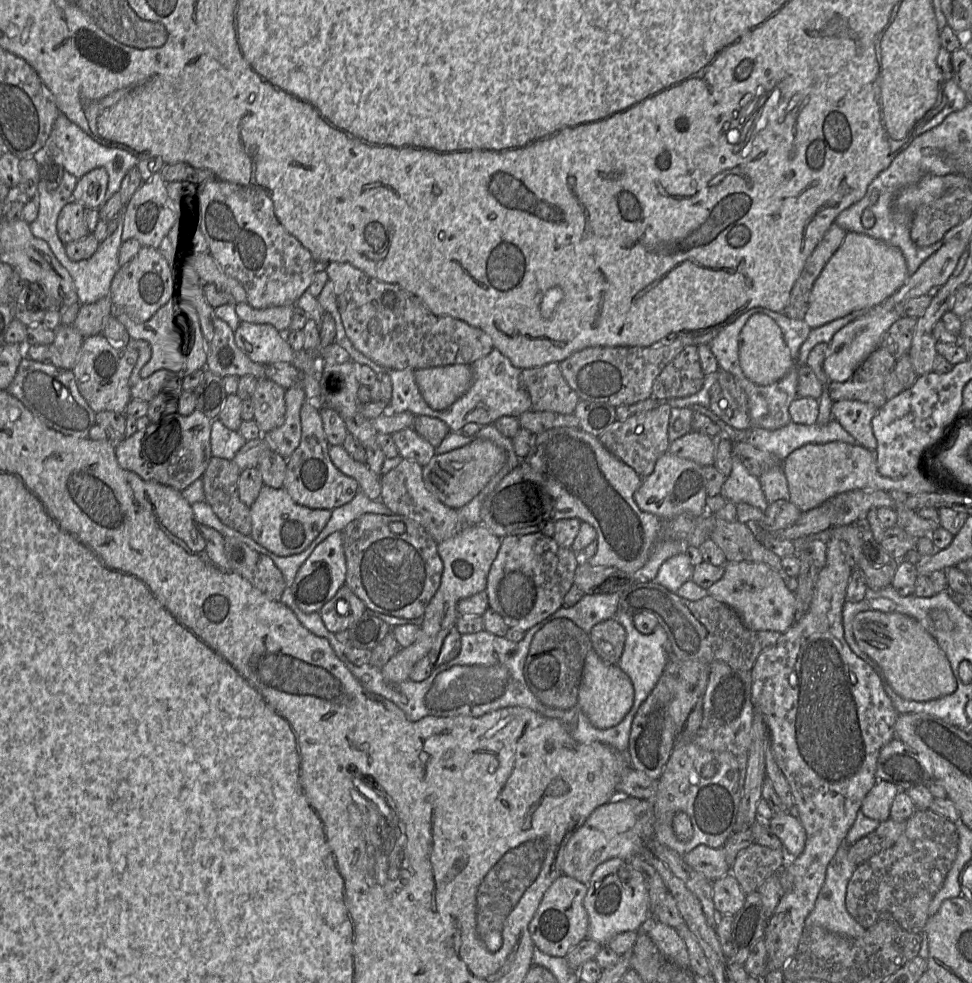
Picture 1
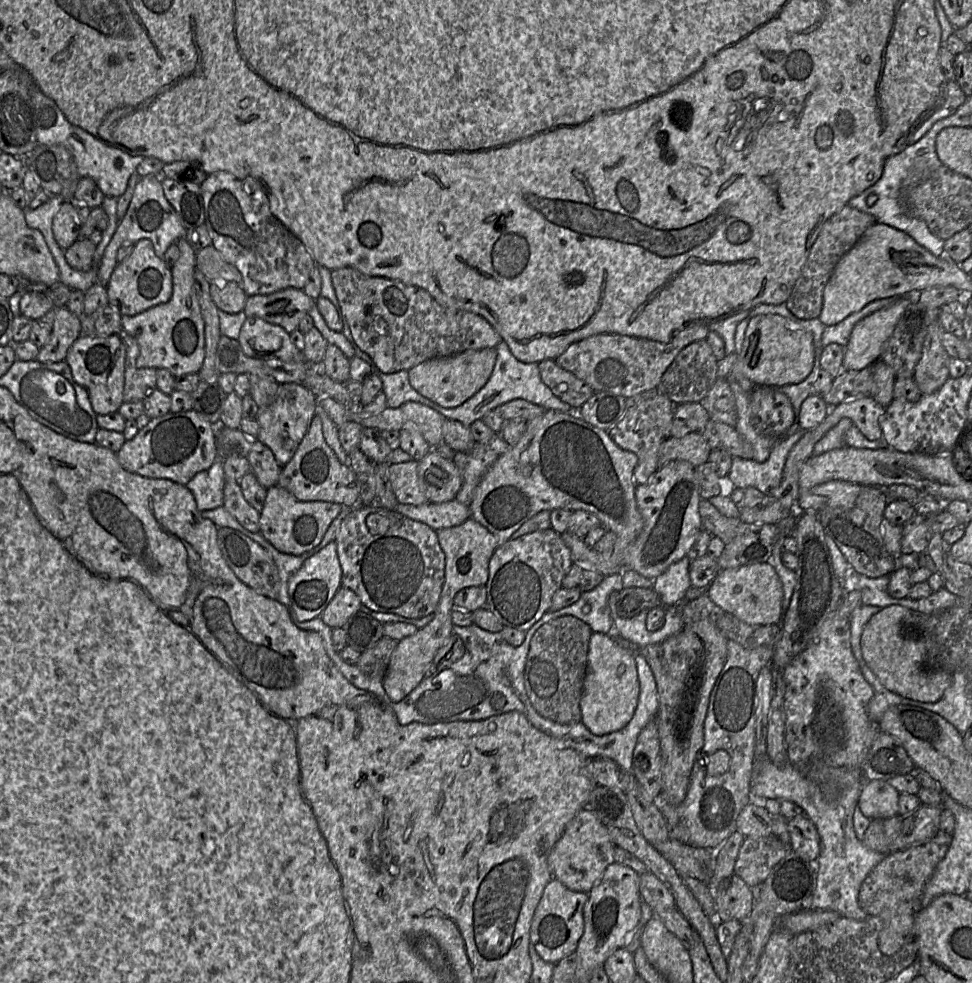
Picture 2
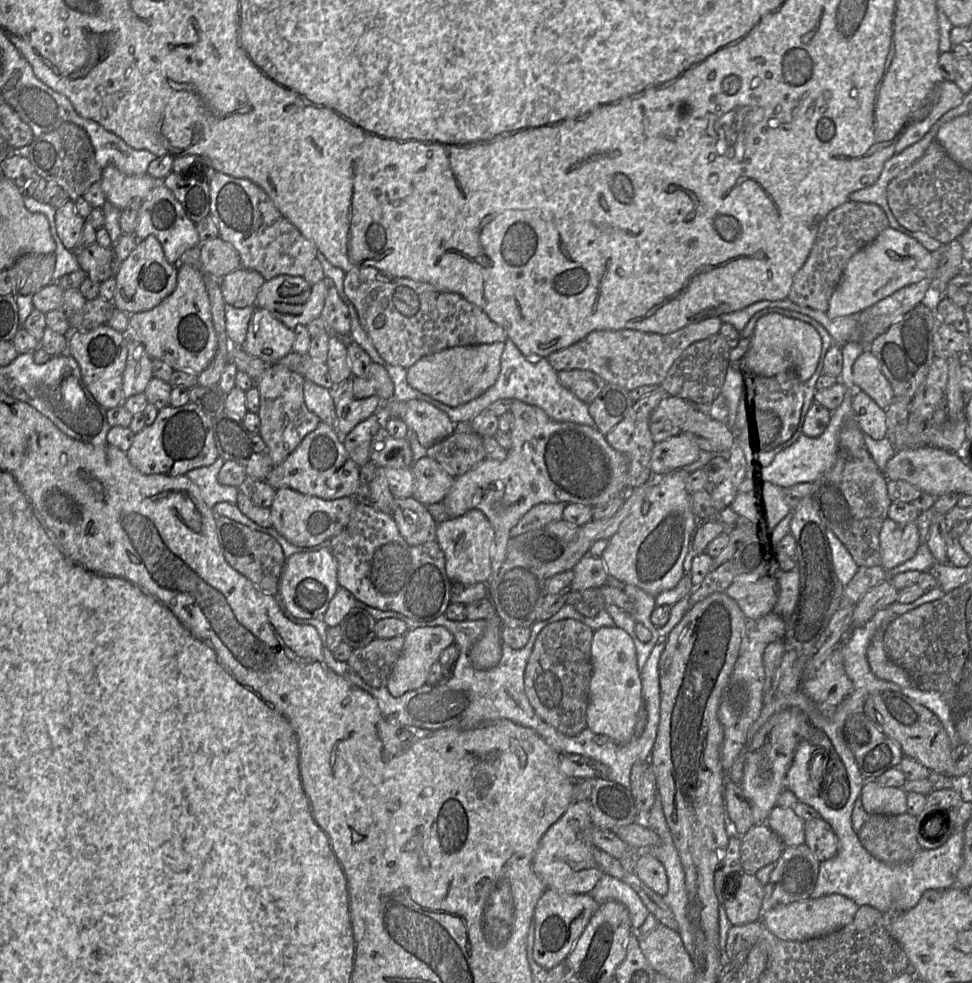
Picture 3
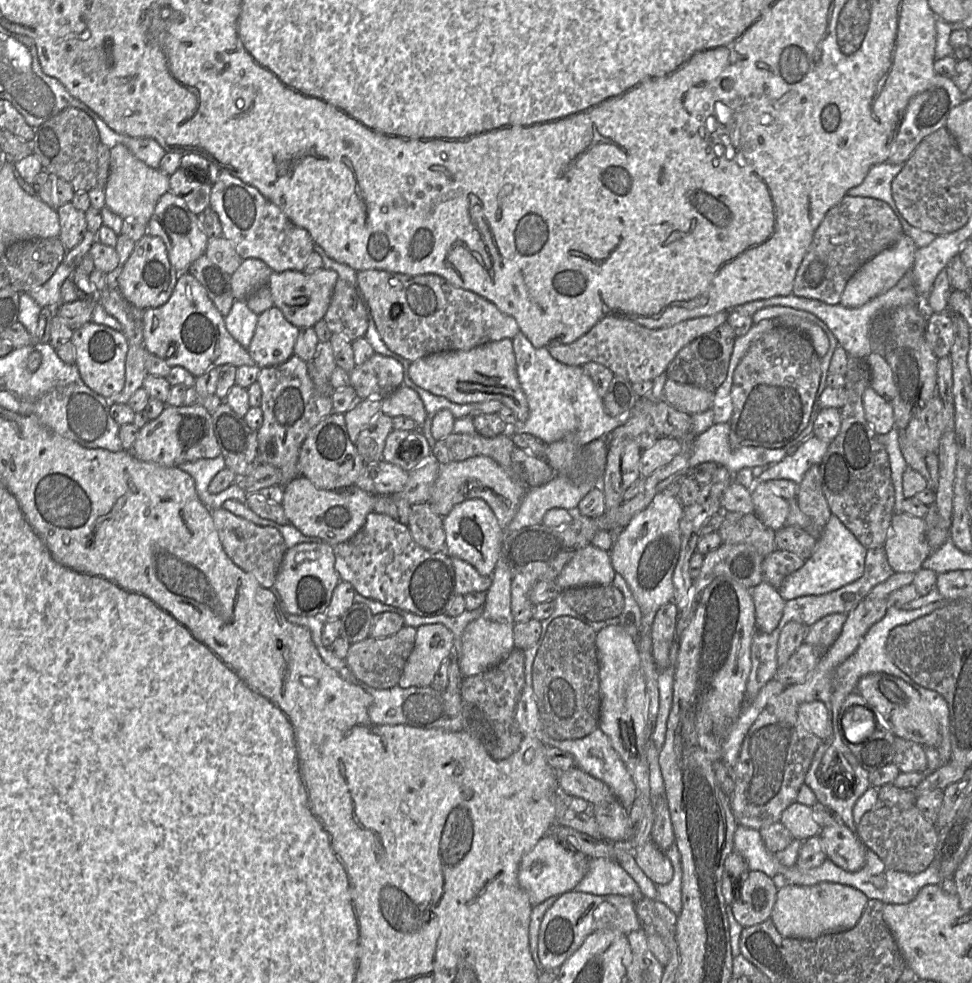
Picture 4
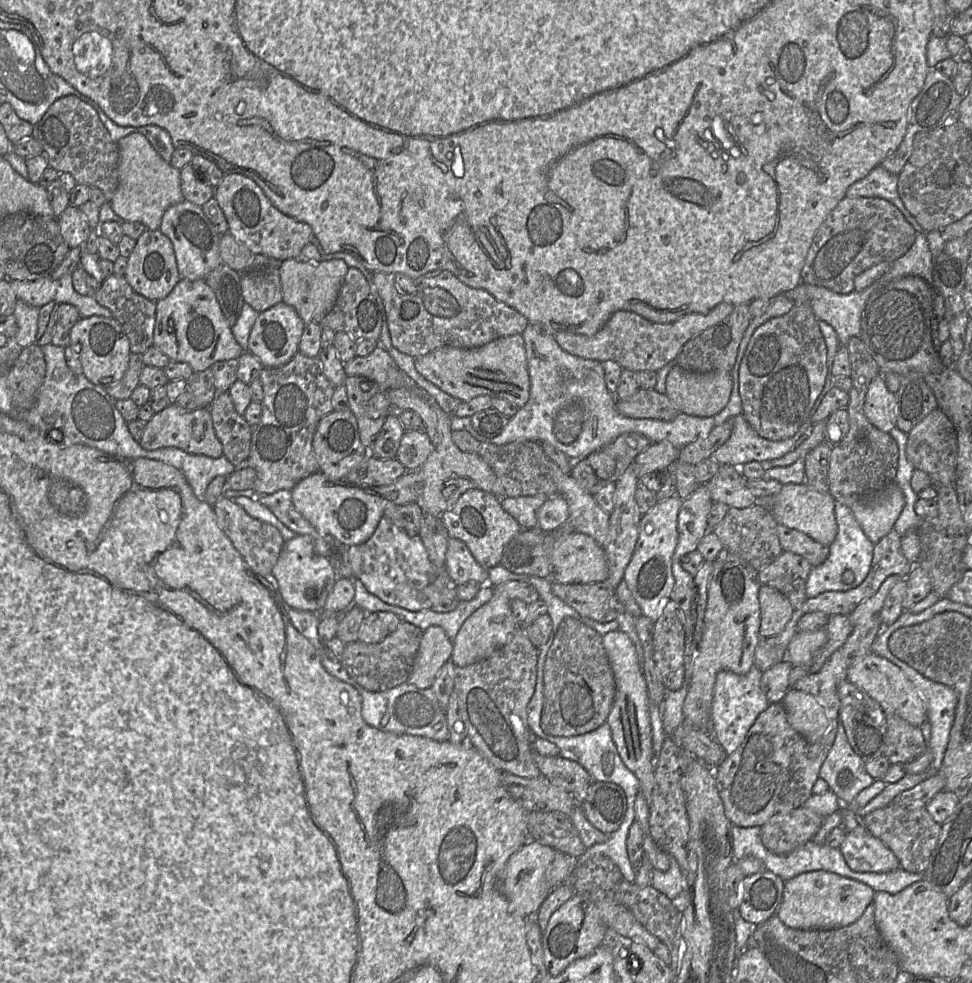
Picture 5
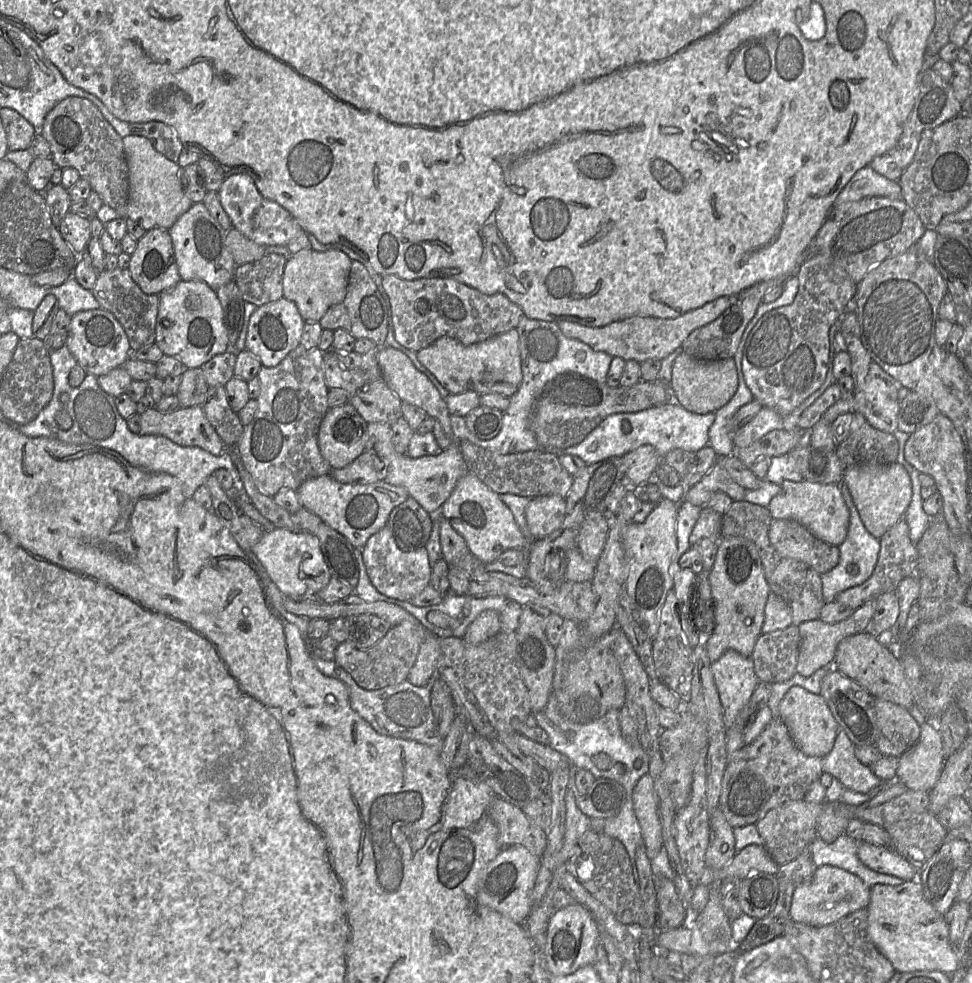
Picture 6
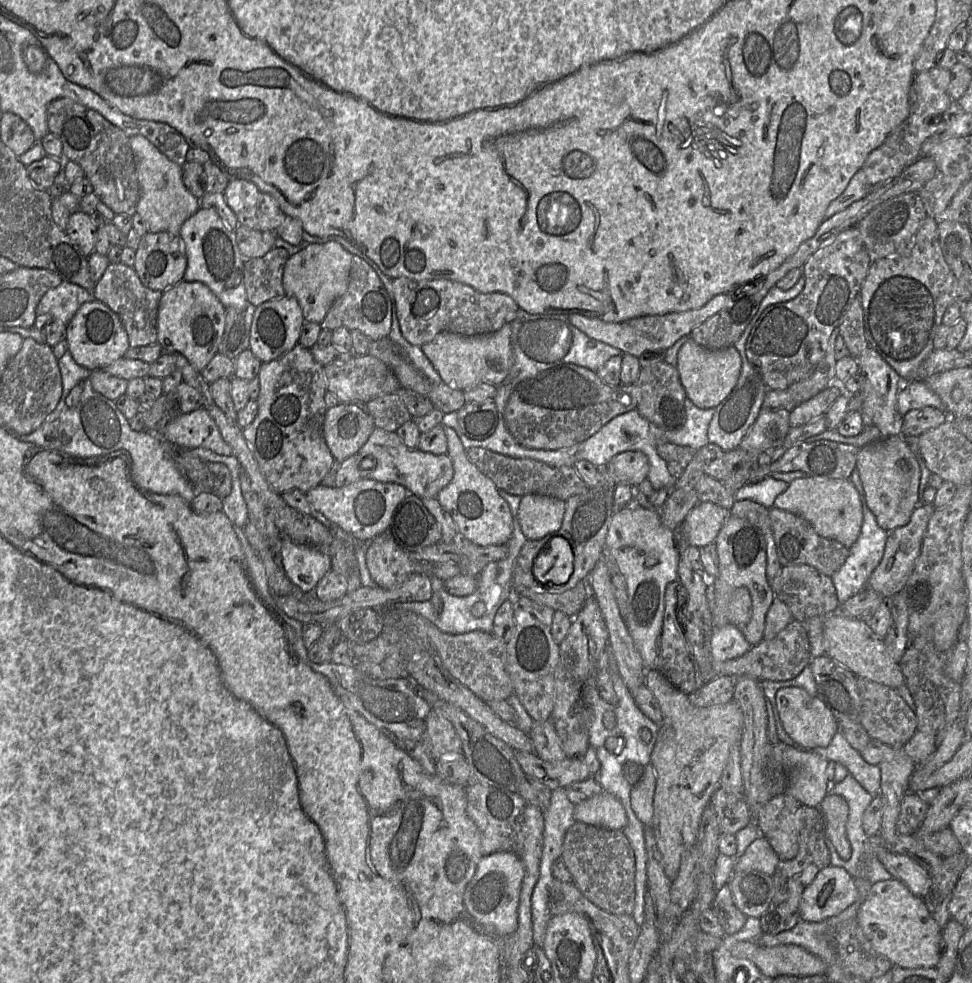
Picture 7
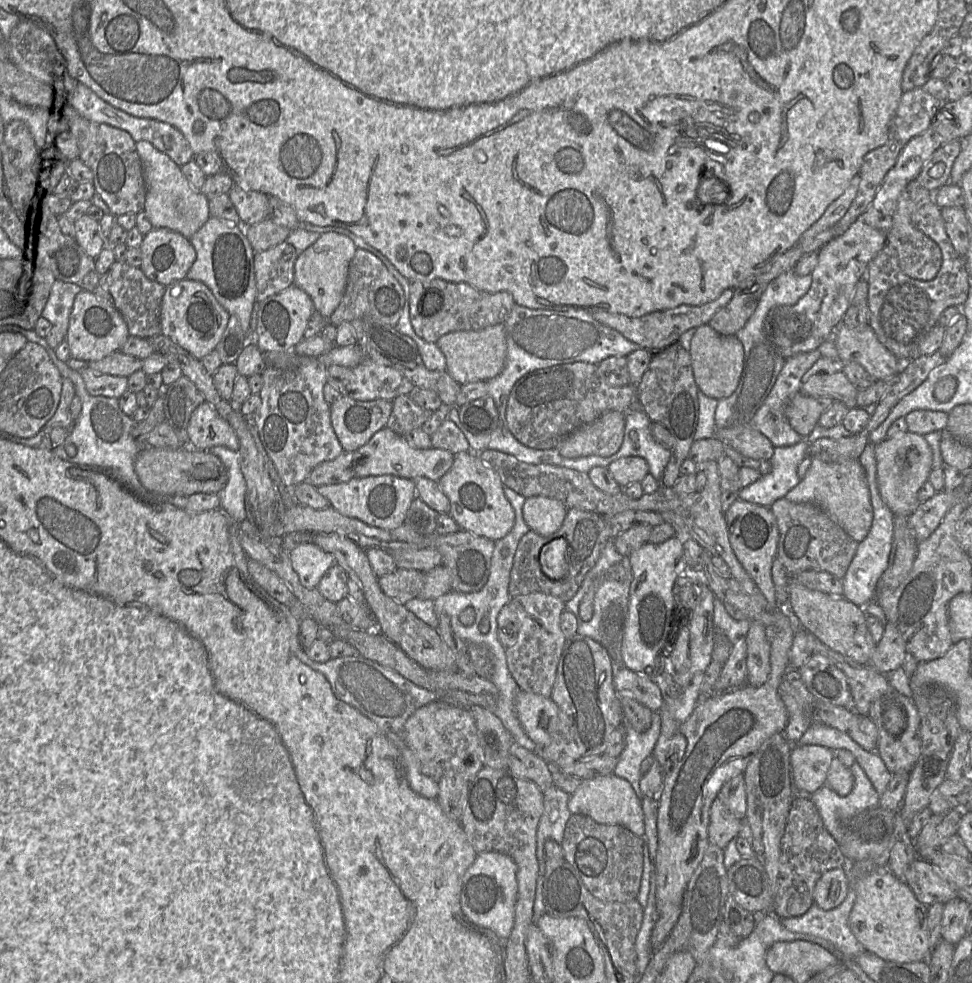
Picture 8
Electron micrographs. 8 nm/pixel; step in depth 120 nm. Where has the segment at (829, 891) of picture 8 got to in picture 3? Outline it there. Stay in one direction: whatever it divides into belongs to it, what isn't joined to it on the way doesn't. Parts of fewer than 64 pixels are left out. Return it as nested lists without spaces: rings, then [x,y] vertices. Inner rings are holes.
[[[830,894],[819,898],[808,898],[770,910],[763,921],[767,928],[783,940],[803,941],[825,936],[851,923],[860,907],[841,894]]]

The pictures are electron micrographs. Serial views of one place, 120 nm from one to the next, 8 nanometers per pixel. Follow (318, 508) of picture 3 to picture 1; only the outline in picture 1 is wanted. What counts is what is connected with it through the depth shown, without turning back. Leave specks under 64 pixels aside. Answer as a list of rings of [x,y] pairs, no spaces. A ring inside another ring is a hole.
[[[263,485],[250,506],[252,530],[250,536],[261,546],[278,556],[291,556],[306,550],[320,534],[331,517],[331,510],[311,509],[296,503],[282,488]]]

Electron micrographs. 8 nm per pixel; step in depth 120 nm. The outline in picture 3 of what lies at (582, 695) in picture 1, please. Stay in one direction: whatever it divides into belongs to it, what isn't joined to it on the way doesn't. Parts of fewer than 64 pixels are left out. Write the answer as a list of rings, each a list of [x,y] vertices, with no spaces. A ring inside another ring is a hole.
[[[617,626],[601,627],[594,632],[591,661],[592,677],[587,707],[587,727],[616,743],[627,743],[633,737],[642,705],[642,682],[632,637]]]

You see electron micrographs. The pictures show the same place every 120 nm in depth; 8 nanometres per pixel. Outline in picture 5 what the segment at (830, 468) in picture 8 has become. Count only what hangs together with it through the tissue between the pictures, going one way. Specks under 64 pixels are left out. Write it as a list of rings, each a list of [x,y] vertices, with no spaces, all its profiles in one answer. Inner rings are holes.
[[[783,484],[774,497],[771,513],[779,524],[799,530],[815,541],[829,546],[837,535],[838,526],[835,518],[835,499],[832,495],[821,493],[808,484]]]

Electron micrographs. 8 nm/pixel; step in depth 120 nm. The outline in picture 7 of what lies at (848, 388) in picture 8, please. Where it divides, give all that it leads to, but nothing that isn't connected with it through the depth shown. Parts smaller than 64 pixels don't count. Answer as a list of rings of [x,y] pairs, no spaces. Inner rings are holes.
[[[822,360],[808,378],[794,383],[785,390],[769,390],[765,396],[763,408],[792,411],[795,407],[830,387],[832,384],[828,382]]]

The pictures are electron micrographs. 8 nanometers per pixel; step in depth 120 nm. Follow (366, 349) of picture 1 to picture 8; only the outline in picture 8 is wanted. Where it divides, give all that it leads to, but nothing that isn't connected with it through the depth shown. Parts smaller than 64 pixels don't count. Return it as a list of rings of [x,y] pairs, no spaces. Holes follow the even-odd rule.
[[[443,279],[410,281],[410,320],[415,333],[426,342],[436,343],[443,335],[456,331],[481,330],[504,323],[515,302],[506,291],[489,293],[467,283],[453,283]]]

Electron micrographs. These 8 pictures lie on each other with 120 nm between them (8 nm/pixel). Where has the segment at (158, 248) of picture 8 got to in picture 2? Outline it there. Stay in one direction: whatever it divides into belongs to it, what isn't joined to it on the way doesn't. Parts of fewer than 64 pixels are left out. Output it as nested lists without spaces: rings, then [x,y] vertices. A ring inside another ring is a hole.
[[[141,239],[135,243],[132,253],[116,265],[106,289],[108,305],[122,316],[136,315],[170,299],[173,292],[171,268],[156,255],[151,240]]]

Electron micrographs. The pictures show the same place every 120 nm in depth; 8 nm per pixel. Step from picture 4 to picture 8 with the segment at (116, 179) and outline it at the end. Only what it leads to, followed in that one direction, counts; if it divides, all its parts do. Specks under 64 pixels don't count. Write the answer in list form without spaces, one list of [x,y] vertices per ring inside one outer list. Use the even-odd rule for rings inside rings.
[[[138,141],[136,148],[143,164],[147,188],[143,211],[154,228],[172,229],[189,240],[211,217],[209,199],[191,186],[179,165],[150,142]]]

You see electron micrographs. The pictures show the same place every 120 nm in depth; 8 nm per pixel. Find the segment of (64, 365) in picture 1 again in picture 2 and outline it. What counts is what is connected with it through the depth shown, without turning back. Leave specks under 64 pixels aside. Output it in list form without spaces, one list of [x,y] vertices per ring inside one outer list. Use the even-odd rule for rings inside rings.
[[[66,307],[58,308],[48,342],[40,348],[36,360],[40,362],[64,361],[67,353],[80,337],[81,316],[76,316]]]

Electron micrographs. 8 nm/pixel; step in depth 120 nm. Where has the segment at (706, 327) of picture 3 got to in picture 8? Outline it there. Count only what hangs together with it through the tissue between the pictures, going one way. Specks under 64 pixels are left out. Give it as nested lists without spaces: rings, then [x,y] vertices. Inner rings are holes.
[[[726,289],[717,299],[701,306],[680,305],[673,309],[655,311],[641,317],[613,314],[604,310],[589,311],[589,313],[597,321],[617,330],[641,348],[651,349],[659,347],[663,340],[671,344],[678,342],[680,336],[687,330],[708,324],[716,312],[729,303],[733,295],[734,289]]]

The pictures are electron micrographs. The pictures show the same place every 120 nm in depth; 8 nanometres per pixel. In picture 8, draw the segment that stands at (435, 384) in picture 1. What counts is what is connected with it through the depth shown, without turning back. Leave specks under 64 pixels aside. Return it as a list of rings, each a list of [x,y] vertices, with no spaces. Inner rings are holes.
[[[504,323],[481,330],[456,331],[443,335],[436,342],[446,358],[446,371],[460,385],[488,381],[504,368],[507,358],[507,342]]]

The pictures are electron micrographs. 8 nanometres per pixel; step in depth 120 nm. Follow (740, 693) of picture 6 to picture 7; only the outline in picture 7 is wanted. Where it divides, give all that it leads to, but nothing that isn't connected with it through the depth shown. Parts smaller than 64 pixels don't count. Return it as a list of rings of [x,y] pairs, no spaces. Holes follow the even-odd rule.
[[[728,624],[712,630],[710,656],[715,664],[739,658],[751,647],[740,629],[734,625]]]

